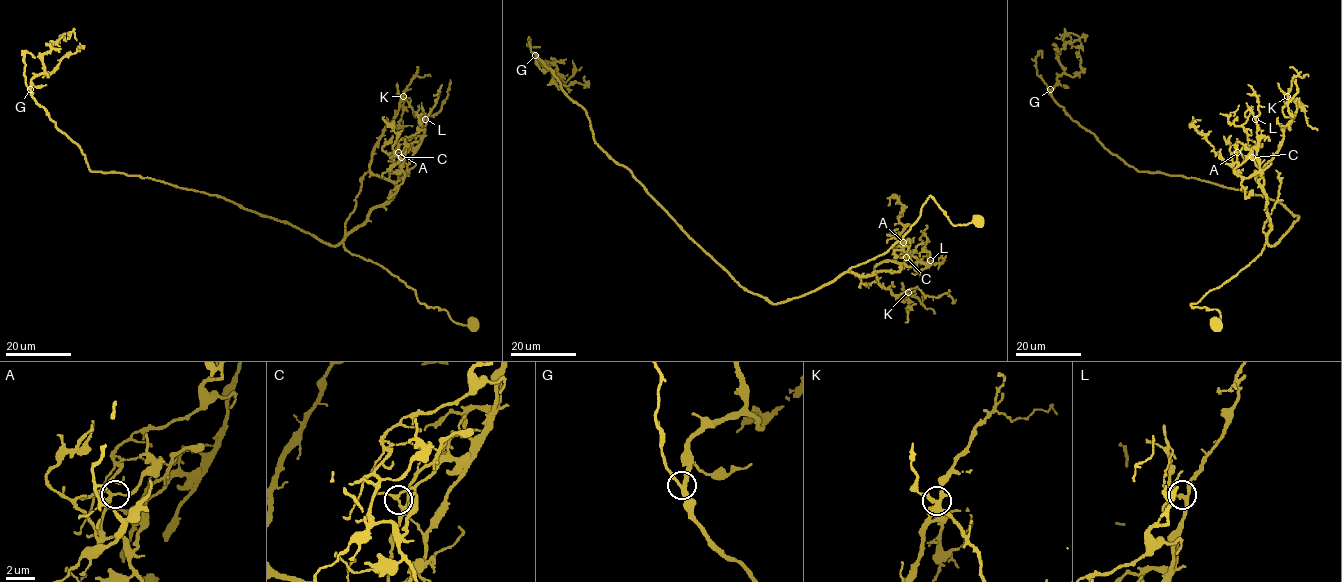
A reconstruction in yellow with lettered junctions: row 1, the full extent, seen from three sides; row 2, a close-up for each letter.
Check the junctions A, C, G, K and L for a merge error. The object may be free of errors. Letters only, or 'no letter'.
C

